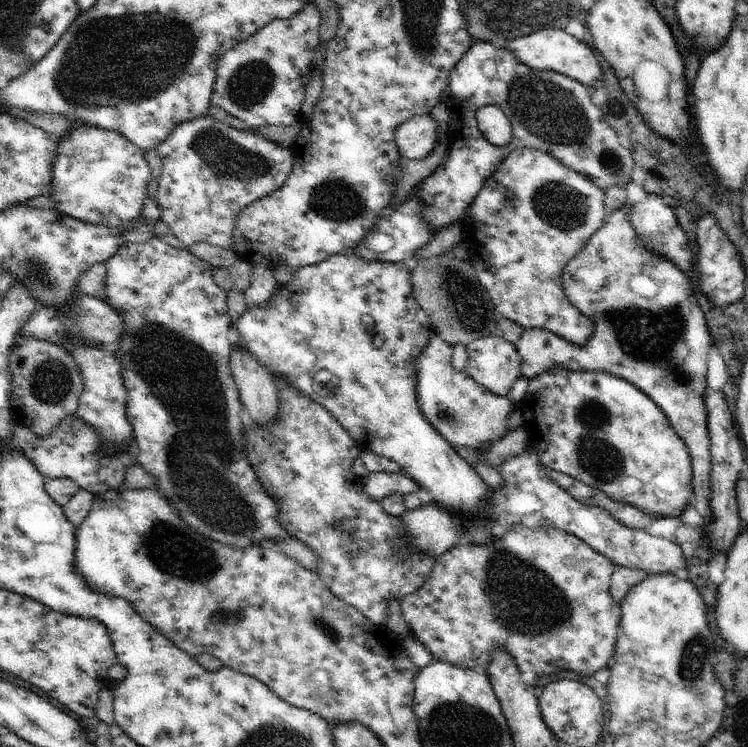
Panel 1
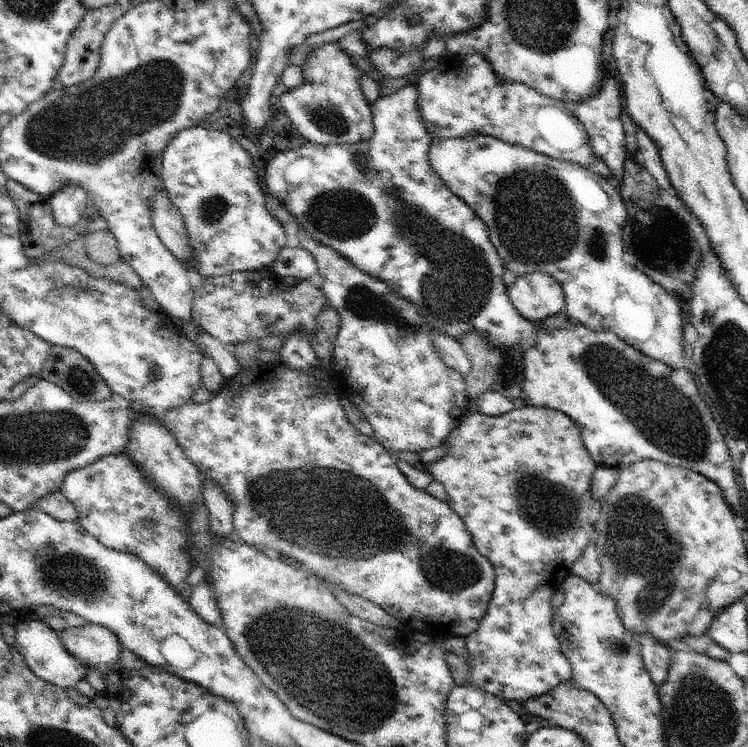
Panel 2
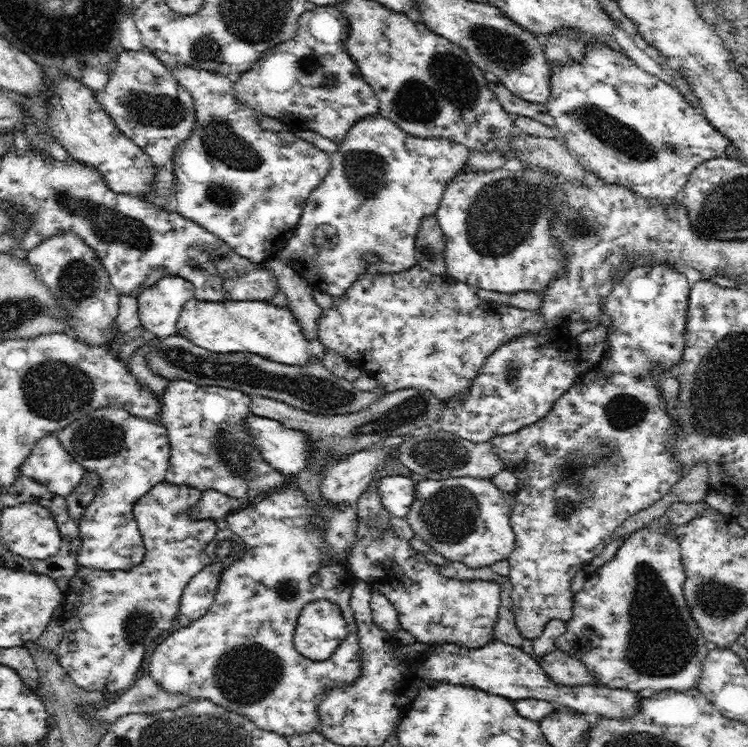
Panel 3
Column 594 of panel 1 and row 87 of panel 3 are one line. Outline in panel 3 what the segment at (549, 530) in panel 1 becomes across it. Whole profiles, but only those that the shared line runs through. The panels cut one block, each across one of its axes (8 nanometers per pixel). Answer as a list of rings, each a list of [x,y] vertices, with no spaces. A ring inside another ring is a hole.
[[[592,42],[592,44],[586,46],[586,54],[584,54],[582,60],[576,60],[576,62],[572,62],[572,64],[552,66],[550,96],[548,96],[548,100],[546,100],[546,108],[549,110],[551,118],[554,119],[558,136],[567,141],[569,148],[572,149],[574,154],[582,158],[582,160],[585,160],[586,164],[591,168],[591,172],[603,182],[624,186],[634,191],[638,196],[647,199],[672,199],[675,195],[678,196],[680,190],[684,188],[684,184],[688,182],[688,176],[692,174],[692,170],[694,170],[698,164],[702,164],[704,161],[712,158],[722,158],[722,156],[726,157],[731,155],[730,139],[728,139],[726,135],[718,132],[716,128],[708,122],[708,119],[704,116],[704,112],[692,107],[676,87],[672,87],[664,81],[662,82],[660,78],[644,72],[642,68],[638,68],[623,51],[618,52],[616,49],[600,44],[599,42]]]

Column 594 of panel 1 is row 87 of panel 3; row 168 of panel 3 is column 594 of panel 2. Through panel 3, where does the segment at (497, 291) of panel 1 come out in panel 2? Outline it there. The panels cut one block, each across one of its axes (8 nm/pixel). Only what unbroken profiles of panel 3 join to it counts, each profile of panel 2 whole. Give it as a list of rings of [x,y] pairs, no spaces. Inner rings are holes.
[[[488,135],[475,137],[464,137],[455,139],[432,139],[429,148],[429,163],[434,172],[441,178],[441,182],[458,197],[463,200],[476,213],[479,219],[484,221],[488,227],[489,239],[492,241],[498,256],[503,260],[506,271],[515,272],[518,276],[534,271],[552,275],[562,286],[565,292],[566,305],[569,321],[572,326],[583,324],[601,331],[602,329],[615,332],[622,340],[636,347],[653,359],[662,361],[672,368],[680,368],[686,359],[682,356],[684,352],[683,327],[687,321],[685,306],[673,294],[669,293],[663,286],[652,280],[647,274],[638,270],[636,266],[629,263],[626,258],[623,243],[623,228],[627,223],[627,208],[621,196],[620,189],[612,186],[604,177],[590,172],[587,168],[566,161],[551,159],[545,154],[533,151],[532,149],[511,145],[503,140]]]

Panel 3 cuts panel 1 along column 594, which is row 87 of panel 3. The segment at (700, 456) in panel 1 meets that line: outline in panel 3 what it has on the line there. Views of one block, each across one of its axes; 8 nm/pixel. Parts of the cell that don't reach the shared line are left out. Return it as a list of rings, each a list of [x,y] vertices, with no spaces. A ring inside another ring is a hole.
[[[316,6],[300,15],[296,34],[288,45],[280,43],[264,52],[253,66],[234,83],[234,92],[248,108],[277,118],[292,131],[313,130],[338,145],[348,131],[362,118],[379,112],[378,99],[364,81],[360,68],[345,49],[348,40],[348,18],[337,6]]]

